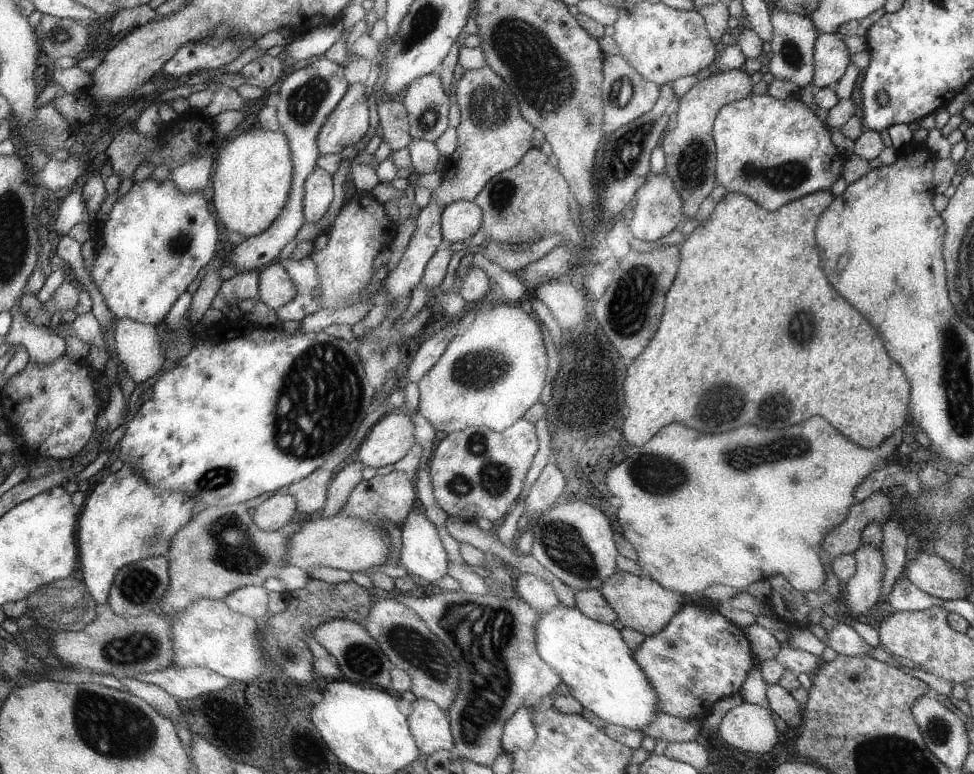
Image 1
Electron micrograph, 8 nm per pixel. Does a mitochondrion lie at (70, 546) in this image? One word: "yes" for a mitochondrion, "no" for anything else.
no

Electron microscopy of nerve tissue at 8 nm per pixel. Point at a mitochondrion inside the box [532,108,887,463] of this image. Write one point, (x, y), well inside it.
(627, 313)

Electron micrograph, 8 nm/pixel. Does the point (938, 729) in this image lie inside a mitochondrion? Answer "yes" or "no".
yes

